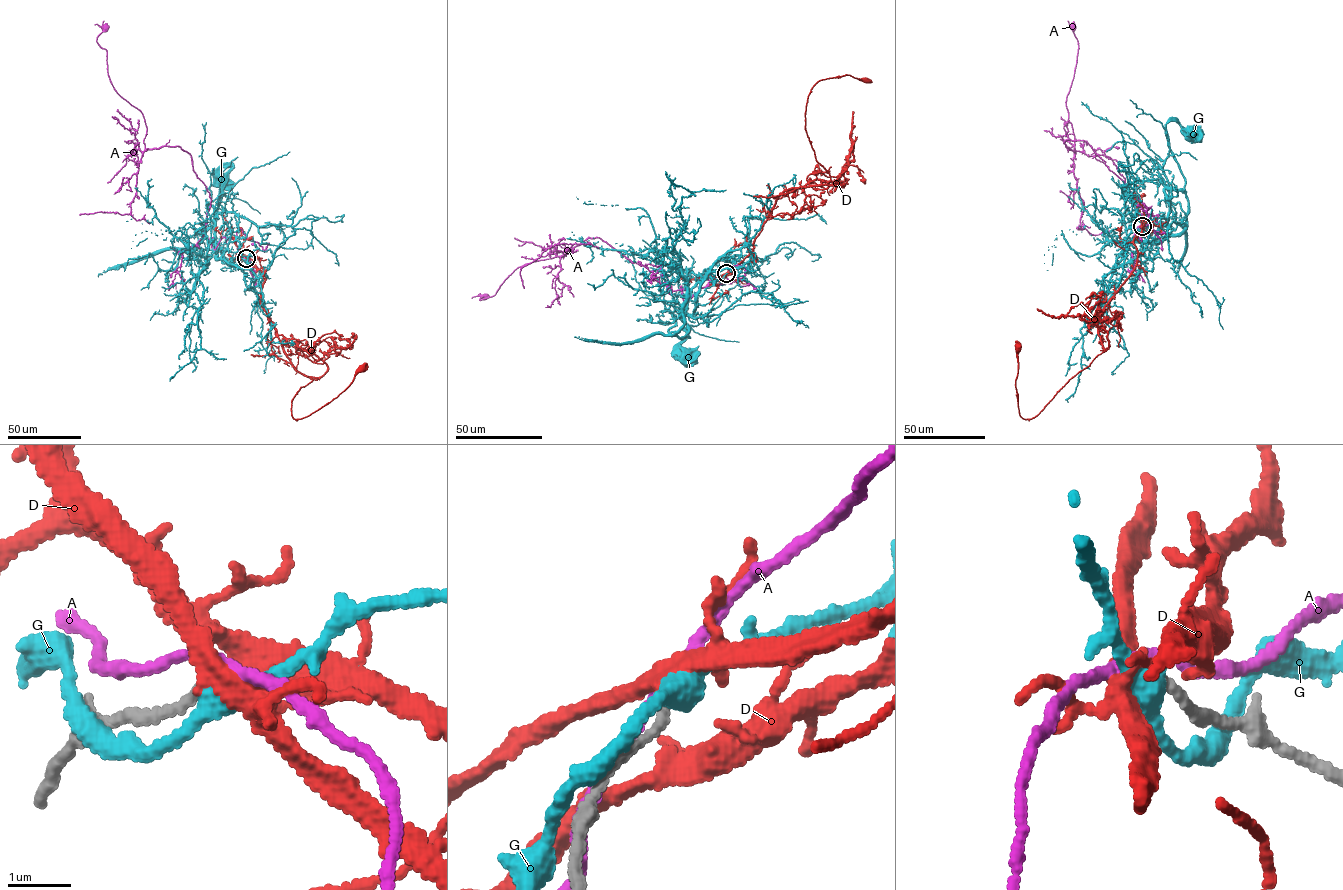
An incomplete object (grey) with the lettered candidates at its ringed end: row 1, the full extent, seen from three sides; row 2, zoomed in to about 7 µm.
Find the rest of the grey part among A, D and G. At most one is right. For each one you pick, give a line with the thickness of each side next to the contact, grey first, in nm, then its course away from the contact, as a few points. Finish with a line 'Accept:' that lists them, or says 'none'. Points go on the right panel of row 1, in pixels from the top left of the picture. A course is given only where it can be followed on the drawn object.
Accept: none

